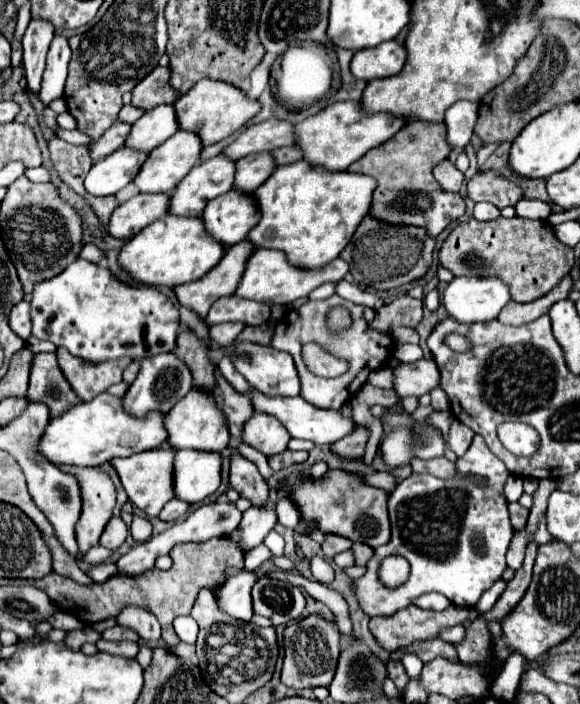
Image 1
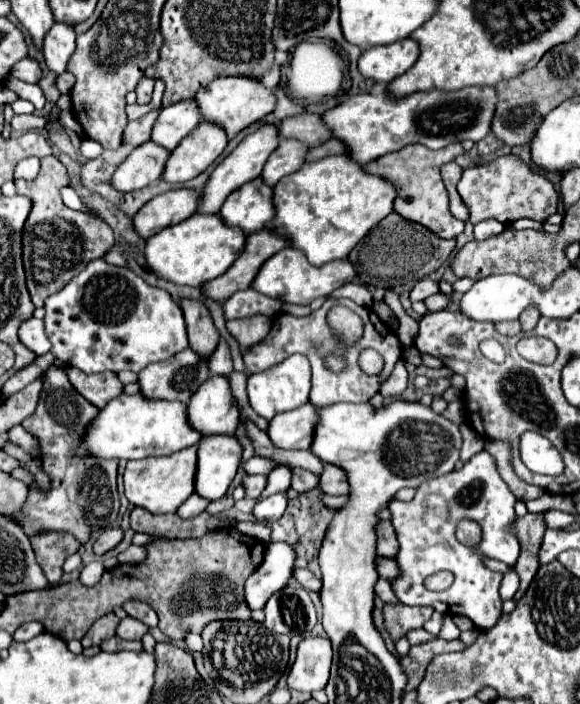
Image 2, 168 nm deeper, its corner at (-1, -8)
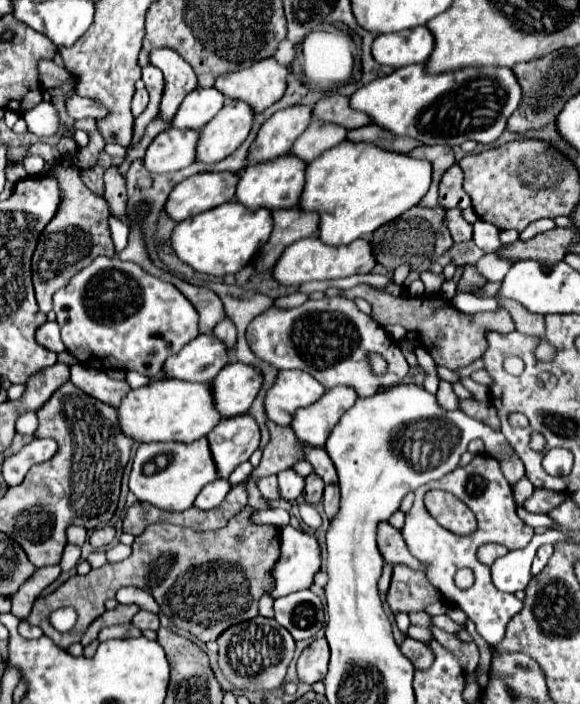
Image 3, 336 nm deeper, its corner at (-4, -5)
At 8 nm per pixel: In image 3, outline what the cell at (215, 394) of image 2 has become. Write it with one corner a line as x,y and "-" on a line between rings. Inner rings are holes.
227,364
211,382
213,404
225,418
241,416
249,410
259,388
263,384
261,374
247,364

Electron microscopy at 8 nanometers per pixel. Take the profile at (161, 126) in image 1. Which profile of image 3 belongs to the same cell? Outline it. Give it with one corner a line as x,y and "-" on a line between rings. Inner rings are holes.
199,88
185,96
175,118
171,120
171,128
177,130
201,130
225,104
225,96
215,88

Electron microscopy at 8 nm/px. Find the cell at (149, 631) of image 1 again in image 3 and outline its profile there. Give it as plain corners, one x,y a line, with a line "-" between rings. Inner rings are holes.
133,586
121,588
121,590
117,592
117,600
119,600
121,604
137,604
141,610
159,614
159,606
157,606
157,602
155,602
145,590
139,590
139,588
133,588

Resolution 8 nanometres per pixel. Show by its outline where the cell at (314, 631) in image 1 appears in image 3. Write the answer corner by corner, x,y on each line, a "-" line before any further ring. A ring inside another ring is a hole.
325,638
313,640
297,660
297,676
305,684
313,684
325,678
328,671
330,649

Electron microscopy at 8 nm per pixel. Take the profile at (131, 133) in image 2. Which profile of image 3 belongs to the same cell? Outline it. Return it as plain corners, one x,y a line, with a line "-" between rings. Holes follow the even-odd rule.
153,50
151,64
157,66
165,76
165,92
159,106
159,118
171,122
183,98
197,88
197,78
193,68
173,50

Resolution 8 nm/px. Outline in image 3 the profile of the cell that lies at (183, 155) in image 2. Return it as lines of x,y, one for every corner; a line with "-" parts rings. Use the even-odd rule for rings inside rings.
227,102
223,110
199,132
195,162
215,164
227,158
247,138
253,112
243,102

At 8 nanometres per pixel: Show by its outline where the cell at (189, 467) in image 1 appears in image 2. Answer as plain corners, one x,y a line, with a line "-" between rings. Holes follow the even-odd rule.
208,435
198,443
196,493
210,501
220,499
242,461
242,445
234,435

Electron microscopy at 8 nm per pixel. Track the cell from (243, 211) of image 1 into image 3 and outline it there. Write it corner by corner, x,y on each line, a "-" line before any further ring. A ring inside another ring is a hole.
281,156
271,162
263,162
259,166
251,166
249,170
243,170
235,192
235,202
239,202
251,212
259,208
267,208
273,212
273,210
297,206
305,182
305,166
307,166
305,162
299,162
293,156

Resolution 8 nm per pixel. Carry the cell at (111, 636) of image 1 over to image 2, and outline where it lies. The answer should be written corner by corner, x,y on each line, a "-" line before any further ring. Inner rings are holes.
126,617
126,619
120,621
116,635
122,637
122,639
142,639
142,635
146,631
148,631
148,627
142,621
138,621
134,617

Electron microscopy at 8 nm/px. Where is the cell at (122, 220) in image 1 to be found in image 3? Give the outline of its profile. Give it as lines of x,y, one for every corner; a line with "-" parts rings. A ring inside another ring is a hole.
231,172
195,174
173,188
171,198
165,202
165,212
175,222
197,216
199,212
233,200
237,182
239,176

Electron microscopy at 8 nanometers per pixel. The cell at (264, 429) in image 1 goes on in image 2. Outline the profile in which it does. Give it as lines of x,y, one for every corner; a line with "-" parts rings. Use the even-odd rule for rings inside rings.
306,403
292,411
280,413
270,421
268,435
276,447
282,449
310,449
320,407

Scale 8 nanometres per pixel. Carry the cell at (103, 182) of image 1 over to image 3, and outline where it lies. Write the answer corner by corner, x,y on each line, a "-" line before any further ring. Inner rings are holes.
169,128
157,134
149,144
143,156
143,168
147,168
147,172
153,174
177,172
193,164
195,146
197,146
197,132

